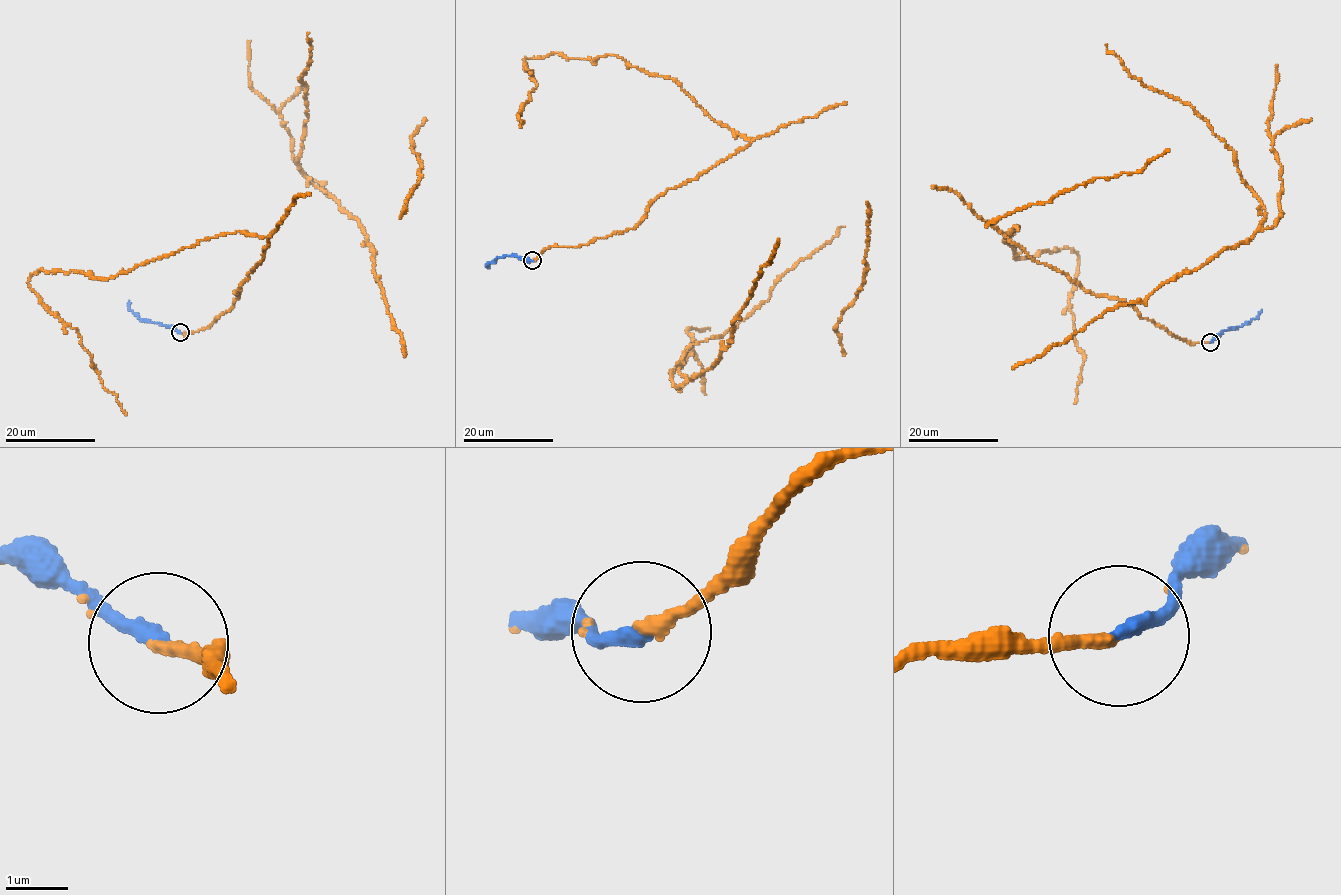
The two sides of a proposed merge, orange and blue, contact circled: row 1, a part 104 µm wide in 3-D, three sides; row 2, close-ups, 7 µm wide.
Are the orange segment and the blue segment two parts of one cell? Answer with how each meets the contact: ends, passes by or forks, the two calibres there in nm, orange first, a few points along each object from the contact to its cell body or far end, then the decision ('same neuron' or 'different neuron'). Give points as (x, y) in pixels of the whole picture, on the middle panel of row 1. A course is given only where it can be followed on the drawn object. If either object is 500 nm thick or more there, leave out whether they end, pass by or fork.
orange ends; blue ends; calibres 190 and 240 nm; course orange (532, 260), (631, 229), (655, 199), (754, 139), (673, 79), (608, 54), (523, 59), (536, 85), (520, 126); course blue (532, 260), (514, 254), (500, 256), (487, 262), (488, 267); same neuron

